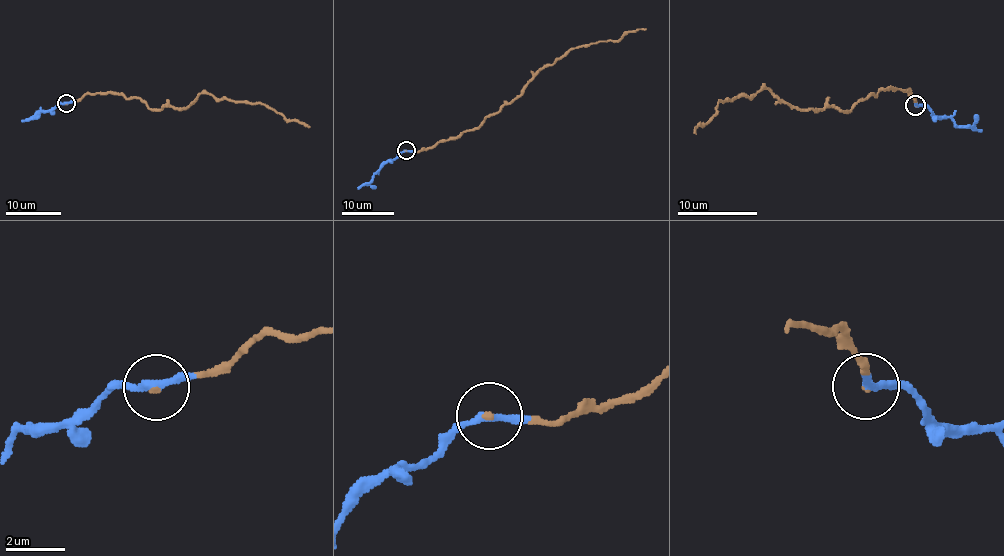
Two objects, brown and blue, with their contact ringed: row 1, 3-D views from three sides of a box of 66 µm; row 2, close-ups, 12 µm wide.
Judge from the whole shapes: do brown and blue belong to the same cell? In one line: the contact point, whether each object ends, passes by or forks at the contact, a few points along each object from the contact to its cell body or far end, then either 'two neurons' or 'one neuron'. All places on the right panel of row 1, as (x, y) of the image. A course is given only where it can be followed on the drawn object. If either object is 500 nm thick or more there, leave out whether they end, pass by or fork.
at (915, 105); brown ends there; blue passes by; brown runs (916, 106), (909, 90), (885, 88), (845, 111), (797, 109), (763, 88), (718, 101), (716, 114), (693, 132); blue runs (916, 106), (925, 106), (935, 115), (950, 118), (963, 126), (981, 131); one neuron

